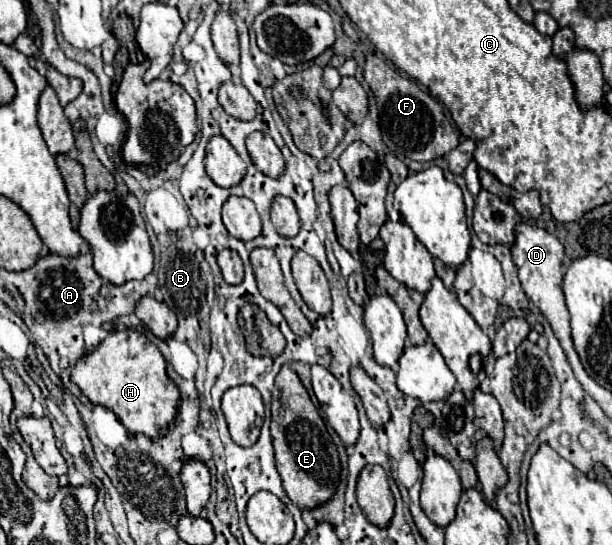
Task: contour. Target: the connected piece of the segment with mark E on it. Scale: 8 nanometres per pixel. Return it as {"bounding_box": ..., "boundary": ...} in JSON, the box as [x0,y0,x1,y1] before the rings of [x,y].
{"bounding_box":[271,364,341,508],"boundary":[[[283,364],[275,378],[275,386],[271,390],[271,412],[271,438],[275,448],[275,462],[287,496],[303,508],[313,508],[329,500],[337,488],[341,472],[337,448],[305,386],[301,384],[299,376],[289,368],[289,364]]]}

